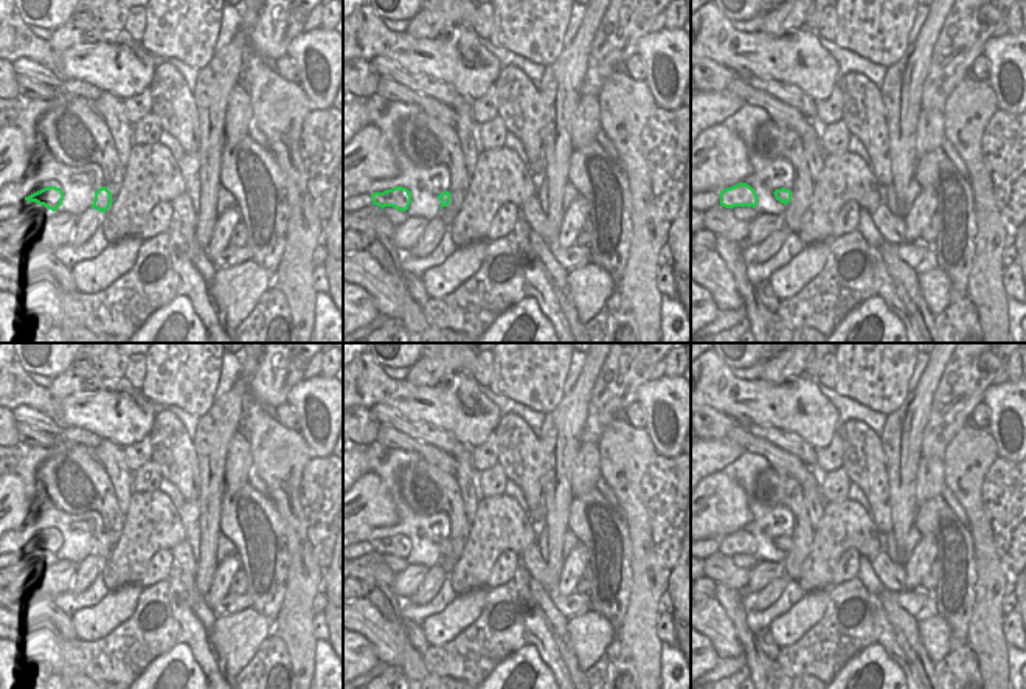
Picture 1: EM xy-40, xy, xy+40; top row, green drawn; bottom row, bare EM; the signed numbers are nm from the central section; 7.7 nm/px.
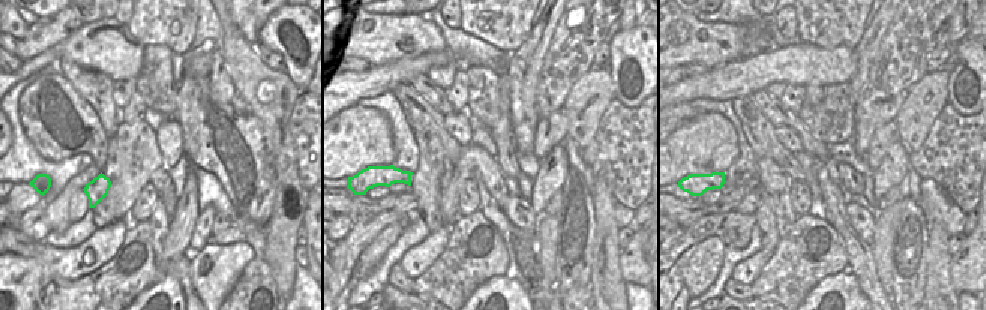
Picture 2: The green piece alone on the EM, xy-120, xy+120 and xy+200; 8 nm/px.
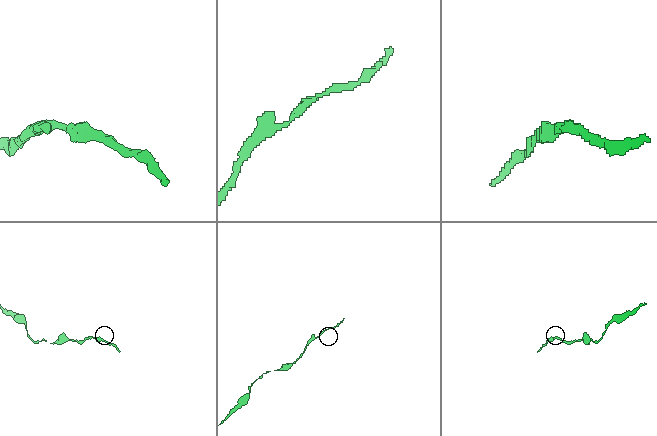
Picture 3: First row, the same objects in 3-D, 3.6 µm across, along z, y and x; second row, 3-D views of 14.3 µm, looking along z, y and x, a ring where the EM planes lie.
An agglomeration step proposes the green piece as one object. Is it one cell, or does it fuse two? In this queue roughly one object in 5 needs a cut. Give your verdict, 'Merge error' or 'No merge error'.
No merge error.

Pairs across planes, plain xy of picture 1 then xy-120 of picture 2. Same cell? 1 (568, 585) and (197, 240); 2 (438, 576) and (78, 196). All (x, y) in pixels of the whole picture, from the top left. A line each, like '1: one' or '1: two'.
1: one
2: one

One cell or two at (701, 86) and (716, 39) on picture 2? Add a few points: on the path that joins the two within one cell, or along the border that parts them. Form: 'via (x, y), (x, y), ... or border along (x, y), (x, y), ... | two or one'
border along (745, 59), (736, 59), (710, 69) | two

